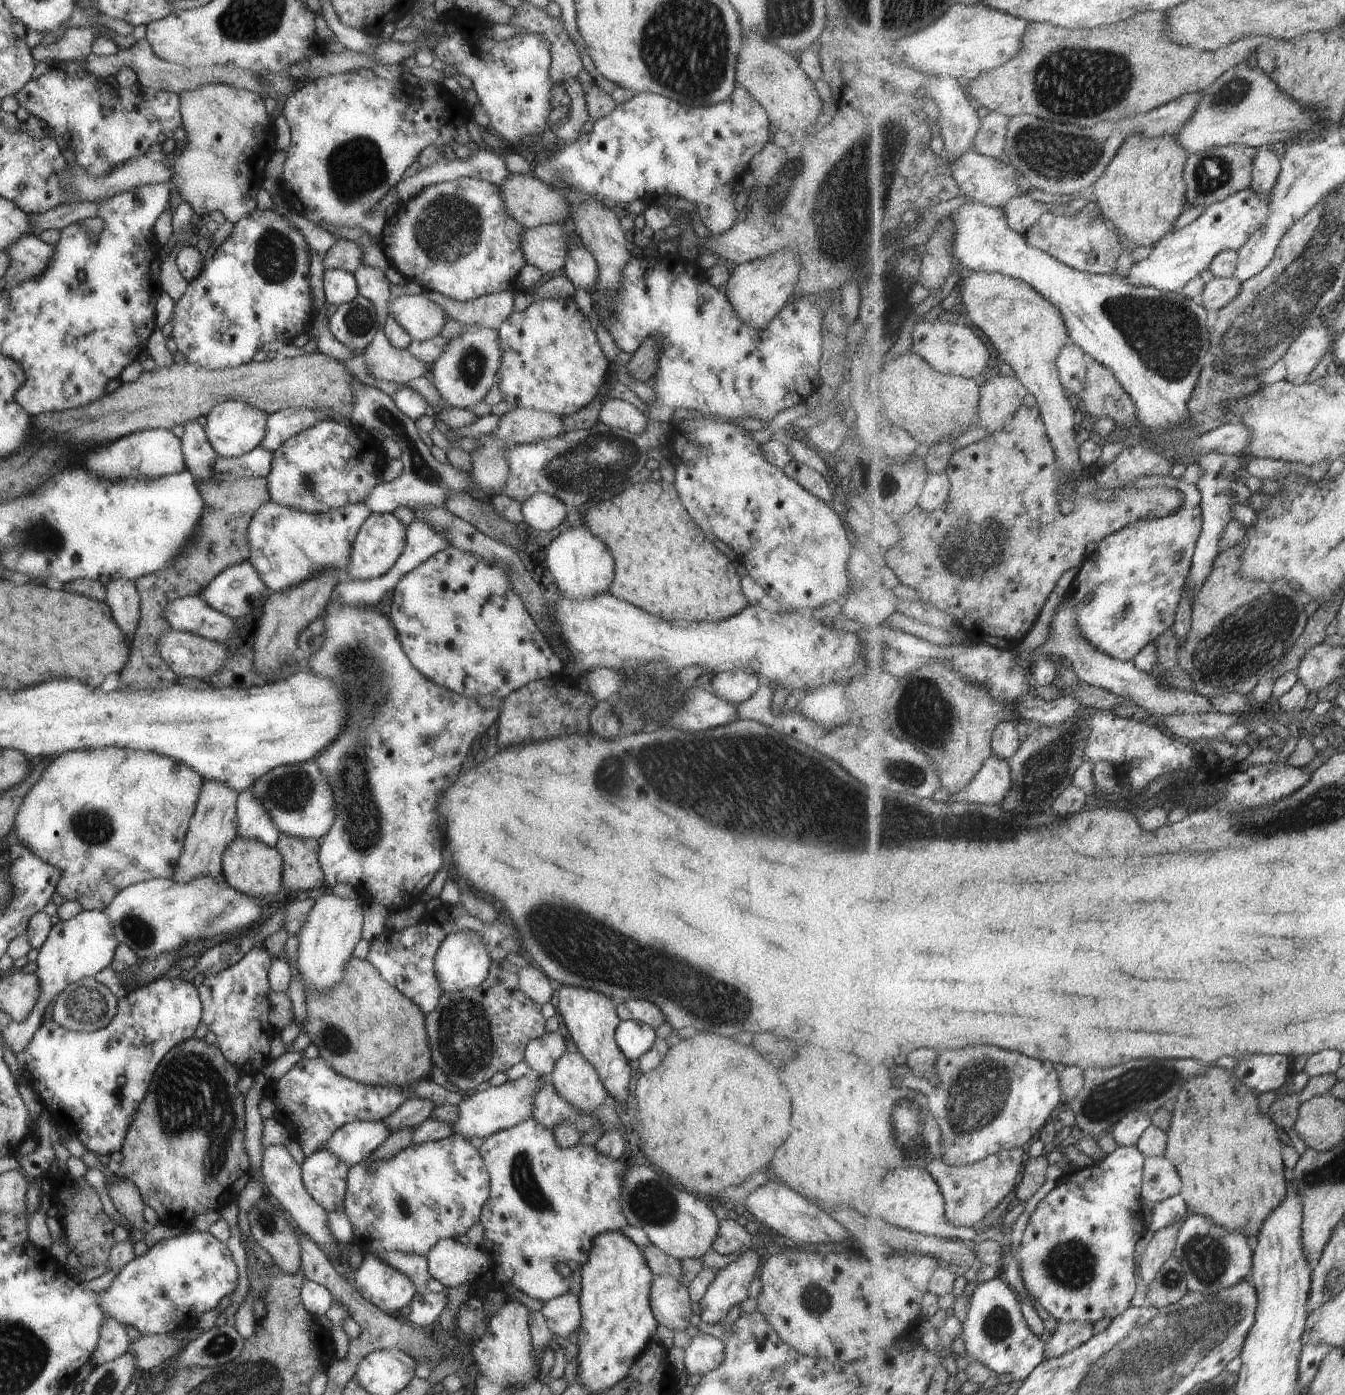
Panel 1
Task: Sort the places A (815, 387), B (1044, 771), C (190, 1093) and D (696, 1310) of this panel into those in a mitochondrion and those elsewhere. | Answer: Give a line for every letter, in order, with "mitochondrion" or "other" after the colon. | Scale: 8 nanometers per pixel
A: other
B: mitochondrion
C: mitochondrion
D: other

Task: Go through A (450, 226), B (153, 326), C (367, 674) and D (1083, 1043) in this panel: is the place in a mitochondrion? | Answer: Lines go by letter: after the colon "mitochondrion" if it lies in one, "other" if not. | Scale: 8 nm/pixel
A: mitochondrion
B: other
C: mitochondrion
D: other

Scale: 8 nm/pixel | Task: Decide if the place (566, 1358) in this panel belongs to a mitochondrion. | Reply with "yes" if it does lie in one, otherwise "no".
no

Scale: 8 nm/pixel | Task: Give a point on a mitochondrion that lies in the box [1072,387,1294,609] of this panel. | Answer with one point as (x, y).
(1164, 556)

